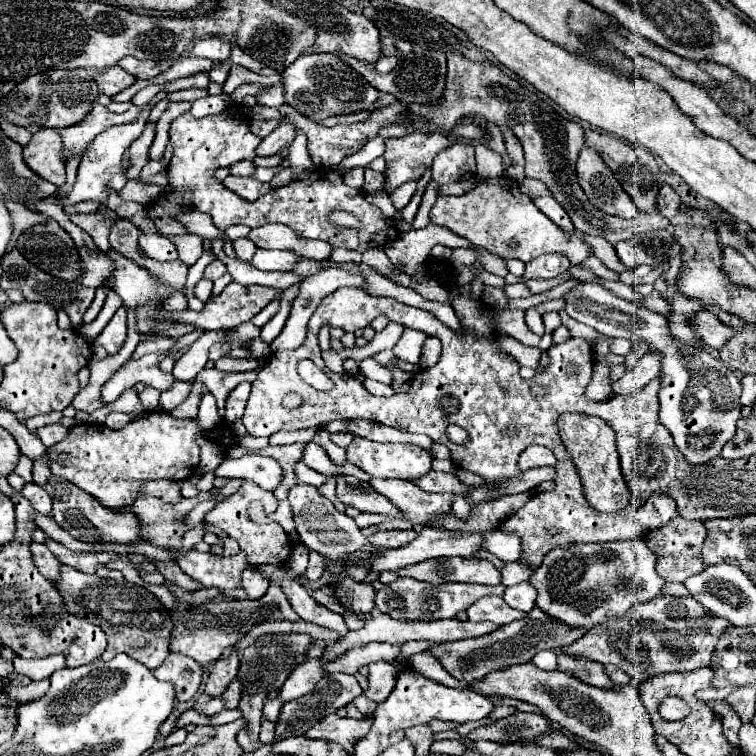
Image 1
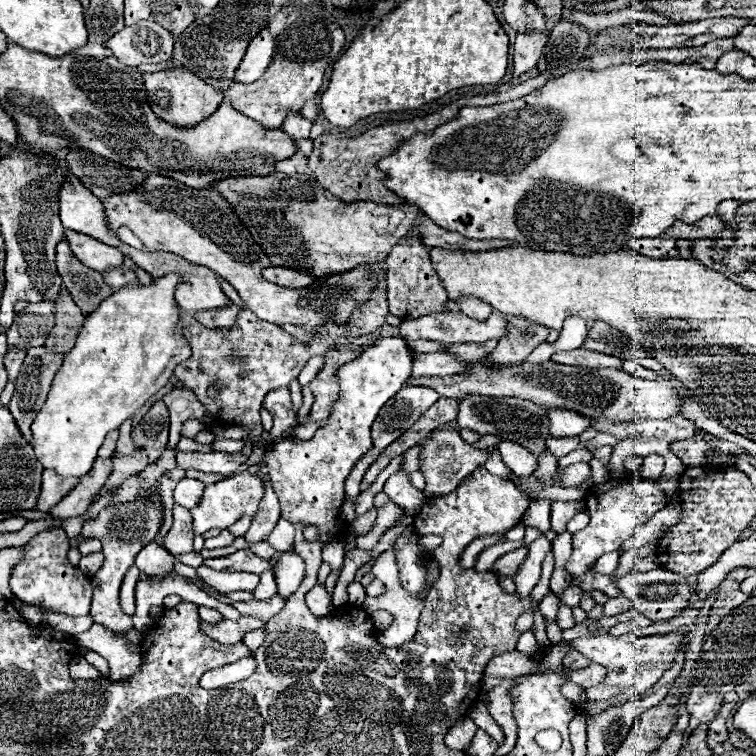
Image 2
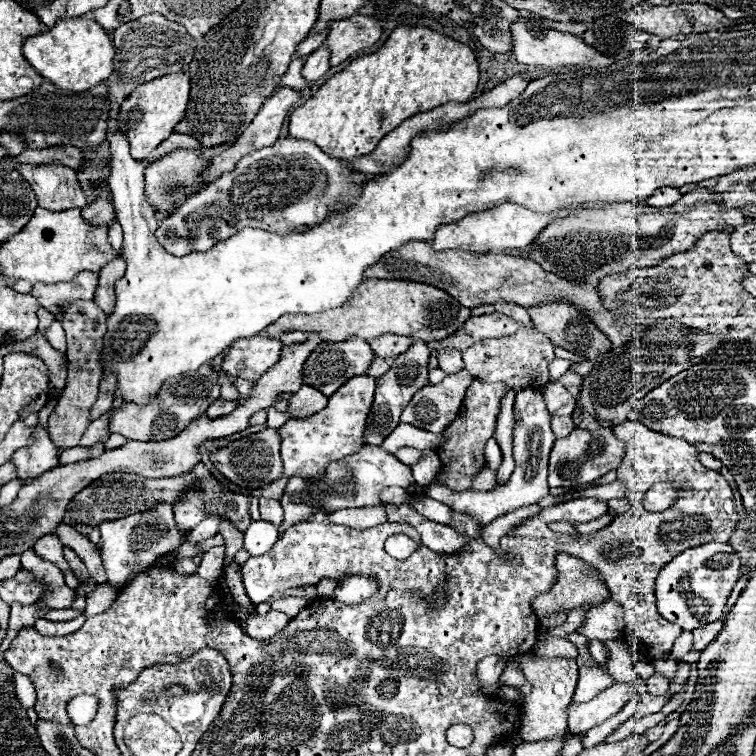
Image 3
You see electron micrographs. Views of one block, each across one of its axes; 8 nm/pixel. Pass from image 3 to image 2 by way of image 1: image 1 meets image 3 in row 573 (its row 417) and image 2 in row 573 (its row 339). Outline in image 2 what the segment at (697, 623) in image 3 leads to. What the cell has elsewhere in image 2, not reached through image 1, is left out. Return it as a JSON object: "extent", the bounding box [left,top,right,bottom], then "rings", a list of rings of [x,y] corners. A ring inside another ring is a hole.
{"extent":[614,568,696,622],"rings":[[[654,568],[648,572],[634,572],[632,570],[626,576],[618,576],[614,582],[616,582],[616,588],[632,600],[634,608],[650,612],[650,616],[658,622],[668,620],[668,618],[676,616],[682,608],[690,606],[690,598],[694,596],[694,590],[696,590],[696,576],[686,578],[686,576],[680,576],[680,574],[666,570],[666,568]]]}

